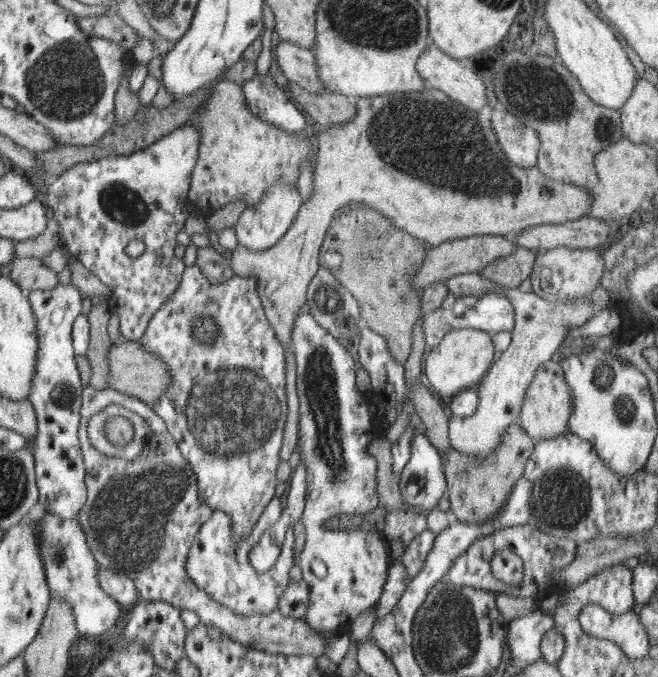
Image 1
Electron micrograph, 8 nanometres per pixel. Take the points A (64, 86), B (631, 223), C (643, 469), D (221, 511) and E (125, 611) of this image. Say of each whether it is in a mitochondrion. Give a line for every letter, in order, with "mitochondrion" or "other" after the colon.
A: mitochondrion
B: other
C: other
D: other
E: other

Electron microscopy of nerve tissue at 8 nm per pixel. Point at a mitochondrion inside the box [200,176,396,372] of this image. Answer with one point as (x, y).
(327, 299)

